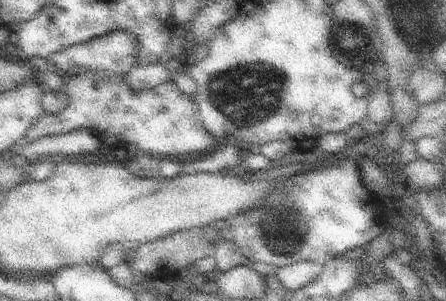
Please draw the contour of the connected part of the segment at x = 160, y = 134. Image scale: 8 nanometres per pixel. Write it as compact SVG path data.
M77 72L65 78L63 92L69 96L65 110L57 114L41 114L33 128L25 134L25 142L33 144L39 138L63 136L75 130L89 128L101 142L111 148L123 148L125 144L137 144L139 152L149 156L187 156L187 154L209 154L215 146L215 136L207 132L199 118L193 96L183 94L173 80L157 88L135 92L127 86L125 78L115 72Z

